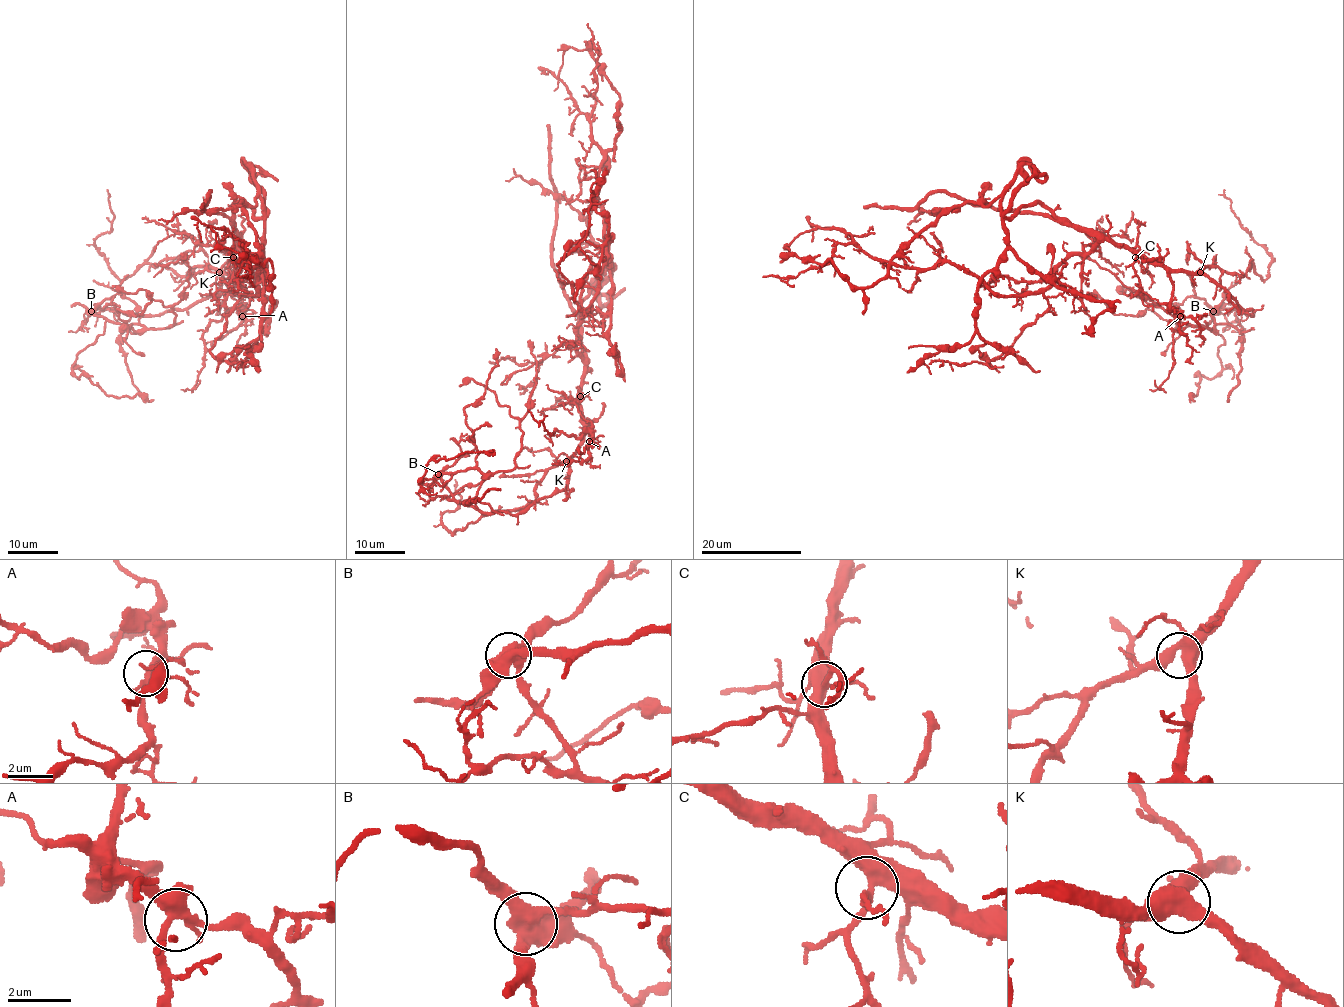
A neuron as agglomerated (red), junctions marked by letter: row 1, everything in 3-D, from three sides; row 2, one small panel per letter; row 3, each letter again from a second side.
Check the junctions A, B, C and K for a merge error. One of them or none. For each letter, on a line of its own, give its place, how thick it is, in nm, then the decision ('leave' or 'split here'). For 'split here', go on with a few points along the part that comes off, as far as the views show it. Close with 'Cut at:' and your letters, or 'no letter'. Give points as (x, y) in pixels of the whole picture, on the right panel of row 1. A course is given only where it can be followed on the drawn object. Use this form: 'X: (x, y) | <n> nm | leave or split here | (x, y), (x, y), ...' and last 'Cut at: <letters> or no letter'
A: (1180, 316) | 360 nm | leave
B: (1213, 311) | 550 nm | split here | (1213, 311), (1208, 326), (1213, 331), (1178, 322), (1149, 300), (1142, 298), (1113, 273), (1079, 254)
C: (1135, 257) | 400 nm | leave
K: (1200, 272) | 440 nm | leave
Cut at: B

